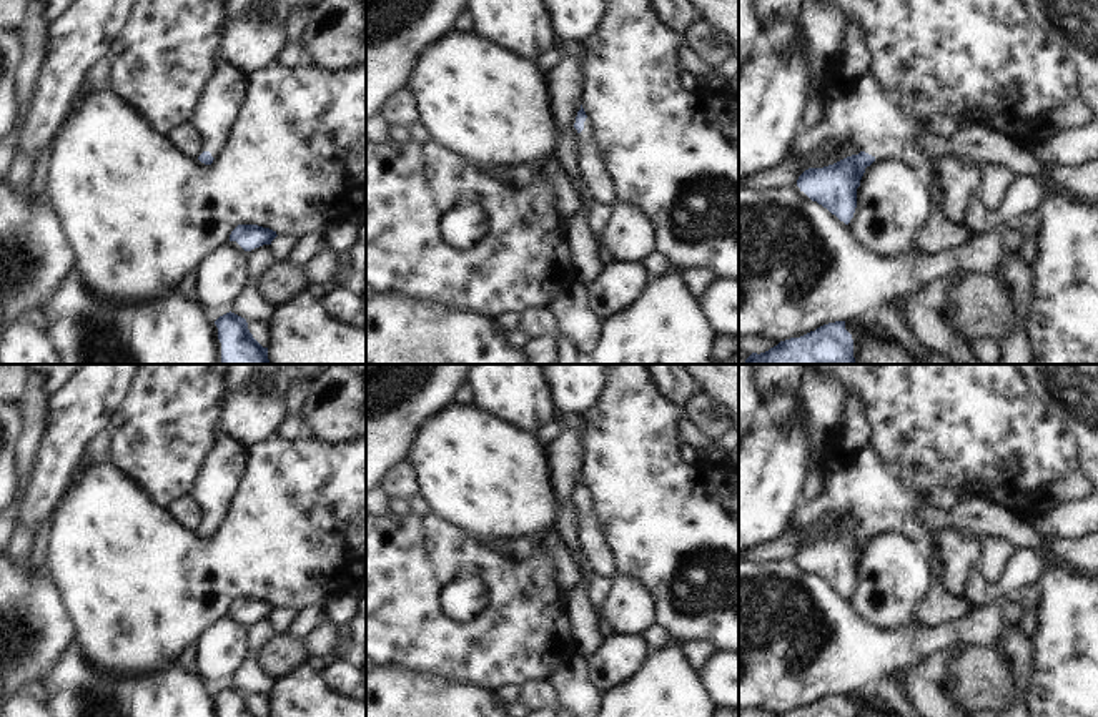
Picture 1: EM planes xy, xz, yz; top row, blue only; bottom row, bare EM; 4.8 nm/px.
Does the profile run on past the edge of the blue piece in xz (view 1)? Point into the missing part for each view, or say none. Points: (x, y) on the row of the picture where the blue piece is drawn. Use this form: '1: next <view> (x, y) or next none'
1: next xz (603, 187)

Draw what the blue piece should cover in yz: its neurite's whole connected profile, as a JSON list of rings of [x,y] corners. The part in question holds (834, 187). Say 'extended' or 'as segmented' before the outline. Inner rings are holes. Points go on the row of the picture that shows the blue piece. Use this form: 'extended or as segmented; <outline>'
extended; [[[857,28],[845,30],[838,48],[824,63],[814,93],[822,101],[824,118],[812,128],[800,128],[794,140],[795,151],[805,155],[833,136],[852,138],[862,151],[824,168],[805,170],[797,180],[800,191],[848,225],[865,168],[877,158],[903,158],[917,168],[932,193],[930,215],[918,233],[922,251],[935,255],[968,241],[968,230],[943,213],[943,191],[928,165],[932,155],[915,143],[923,126],[878,90]]]

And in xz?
extended; [[[582,105],[577,111],[574,128],[581,141],[581,171],[594,203],[619,203],[617,181],[611,175],[596,145],[596,131]]]

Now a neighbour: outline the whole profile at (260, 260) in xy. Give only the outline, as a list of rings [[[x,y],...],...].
[[[263,245],[248,251],[248,274],[255,283],[263,278],[263,274],[279,261],[279,255],[271,248],[271,245]]]

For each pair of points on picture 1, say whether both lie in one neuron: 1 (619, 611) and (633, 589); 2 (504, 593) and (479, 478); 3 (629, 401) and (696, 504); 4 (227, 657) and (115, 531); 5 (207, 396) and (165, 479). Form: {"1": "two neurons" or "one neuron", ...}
{"1": "one neuron", "2": "two neurons", "3": "one neuron", "4": "two neurons", "5": "one neuron"}

